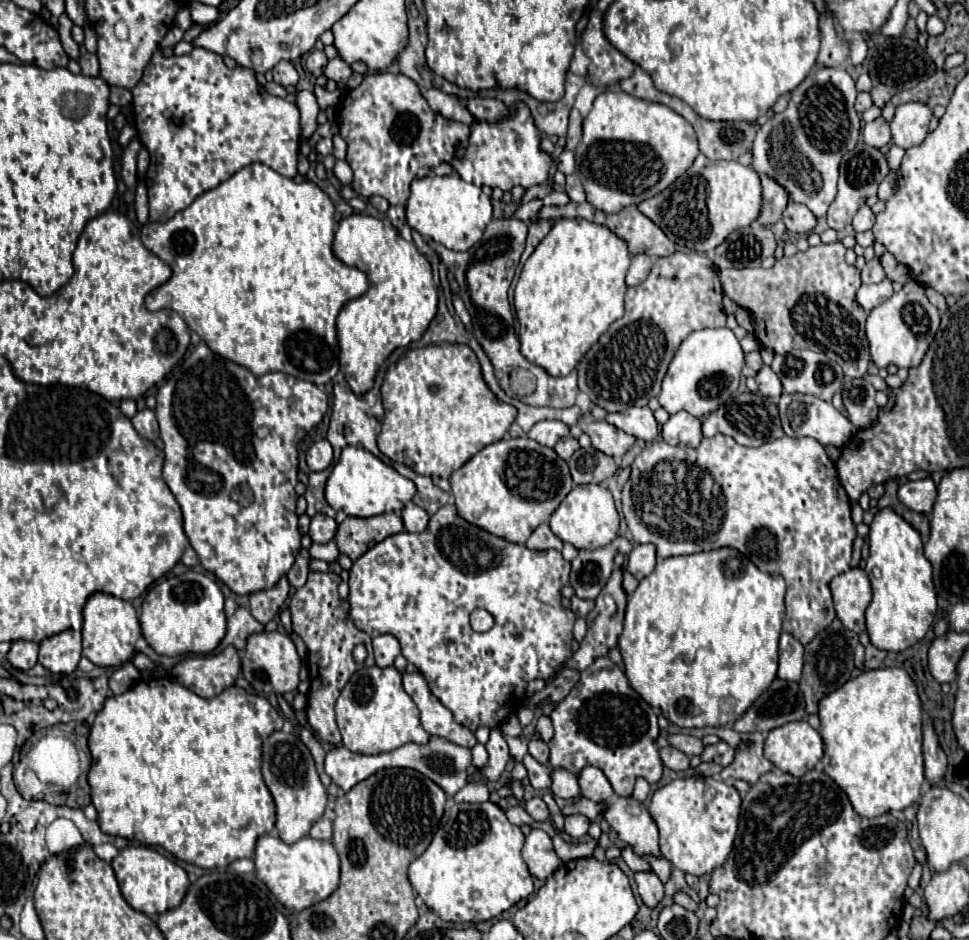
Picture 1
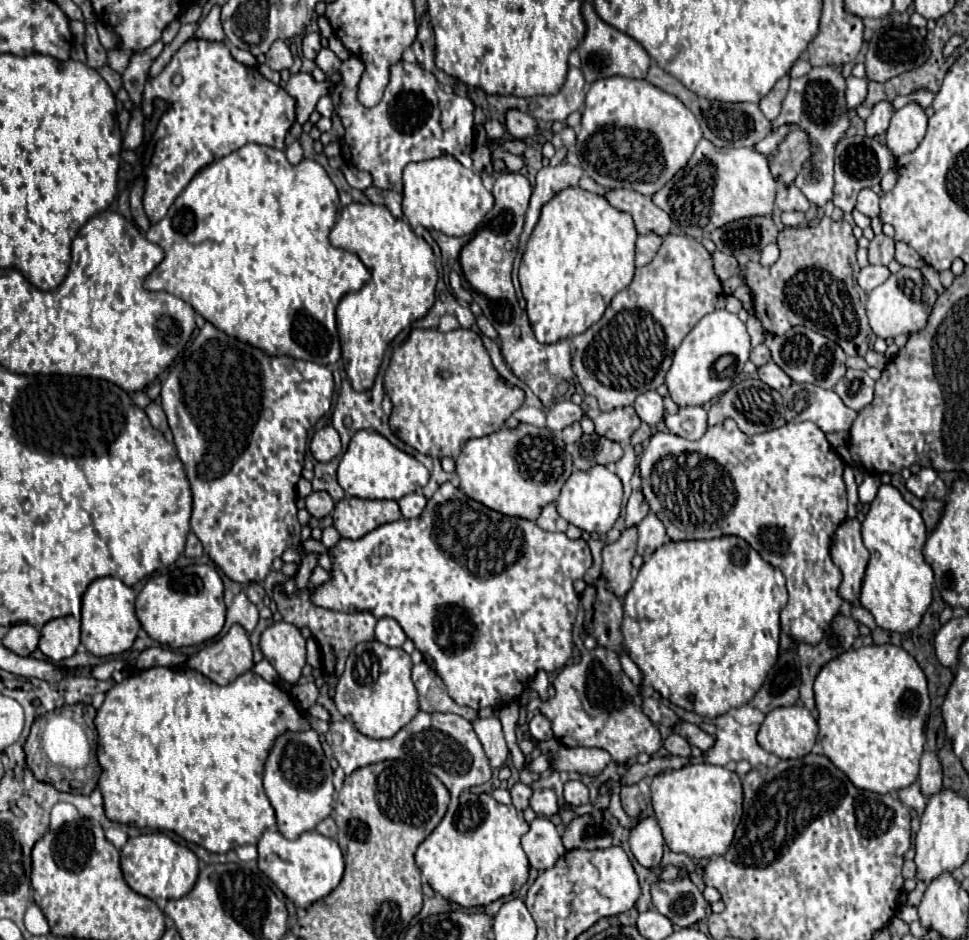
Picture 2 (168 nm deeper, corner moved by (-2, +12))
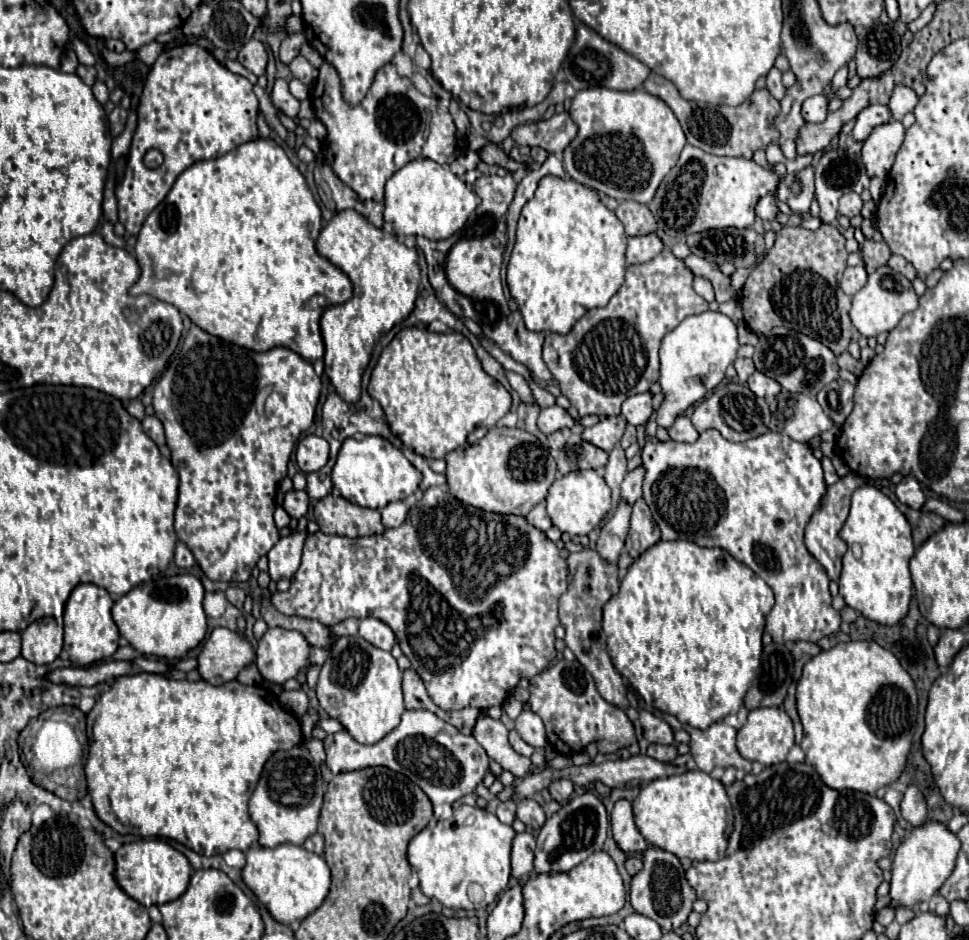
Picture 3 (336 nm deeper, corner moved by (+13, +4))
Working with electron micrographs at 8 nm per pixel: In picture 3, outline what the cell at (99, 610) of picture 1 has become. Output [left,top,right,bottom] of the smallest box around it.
[64,584,118,666]

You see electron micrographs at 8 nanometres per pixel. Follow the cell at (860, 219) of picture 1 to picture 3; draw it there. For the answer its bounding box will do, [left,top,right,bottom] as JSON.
[840,192,862,218]

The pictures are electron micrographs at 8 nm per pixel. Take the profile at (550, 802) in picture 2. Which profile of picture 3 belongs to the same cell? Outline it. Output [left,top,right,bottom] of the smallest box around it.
[516,798,546,830]

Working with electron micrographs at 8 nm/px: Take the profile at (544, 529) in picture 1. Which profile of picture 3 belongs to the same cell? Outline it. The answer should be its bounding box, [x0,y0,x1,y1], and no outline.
[526,504,552,532]

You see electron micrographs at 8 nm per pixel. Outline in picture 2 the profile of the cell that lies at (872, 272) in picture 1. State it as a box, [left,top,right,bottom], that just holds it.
[869,234,895,266]

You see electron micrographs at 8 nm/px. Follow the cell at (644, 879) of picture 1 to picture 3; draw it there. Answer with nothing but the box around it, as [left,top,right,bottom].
[610,798,646,854]

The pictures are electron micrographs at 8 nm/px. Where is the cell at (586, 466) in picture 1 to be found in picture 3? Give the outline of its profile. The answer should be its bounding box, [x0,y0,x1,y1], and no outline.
[566,440,608,470]

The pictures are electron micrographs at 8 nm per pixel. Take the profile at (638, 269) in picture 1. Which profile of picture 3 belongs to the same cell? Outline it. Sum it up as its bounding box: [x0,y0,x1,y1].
[626,234,664,264]

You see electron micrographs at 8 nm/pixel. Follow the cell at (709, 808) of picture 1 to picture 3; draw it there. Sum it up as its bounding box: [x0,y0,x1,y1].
[632,770,732,860]

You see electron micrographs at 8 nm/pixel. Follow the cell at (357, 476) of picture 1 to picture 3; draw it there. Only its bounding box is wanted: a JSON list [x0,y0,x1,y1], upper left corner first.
[332,436,422,510]

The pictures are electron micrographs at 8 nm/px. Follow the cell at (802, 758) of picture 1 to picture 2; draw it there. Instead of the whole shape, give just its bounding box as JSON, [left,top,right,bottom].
[757,706,817,758]

